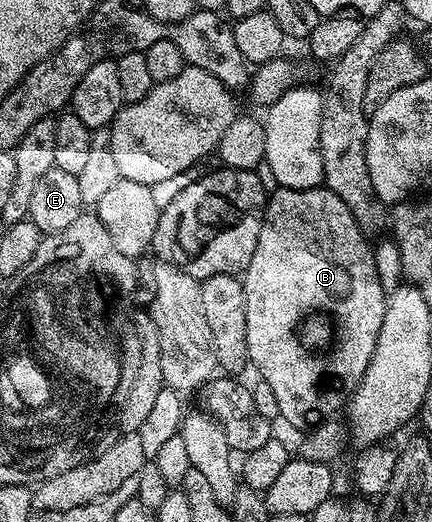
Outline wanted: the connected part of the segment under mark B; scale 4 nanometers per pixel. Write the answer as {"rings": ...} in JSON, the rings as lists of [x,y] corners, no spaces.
{"rings":[[[320,185],[309,189],[289,189],[276,186],[267,197],[267,208],[263,214],[261,237],[257,237],[257,249],[253,249],[253,258],[247,268],[241,273],[243,288],[245,289],[245,341],[247,342],[247,357],[250,366],[259,370],[258,378],[273,389],[277,397],[279,419],[287,422],[291,427],[310,429],[317,423],[324,423],[327,419],[338,416],[344,410],[349,398],[348,393],[354,391],[355,384],[361,381],[369,361],[373,357],[373,349],[377,349],[377,333],[381,333],[381,321],[385,321],[388,292],[381,285],[377,277],[377,265],[372,244],[367,244],[368,236],[363,228],[357,225],[353,213],[337,197],[337,193],[327,190]]]}

